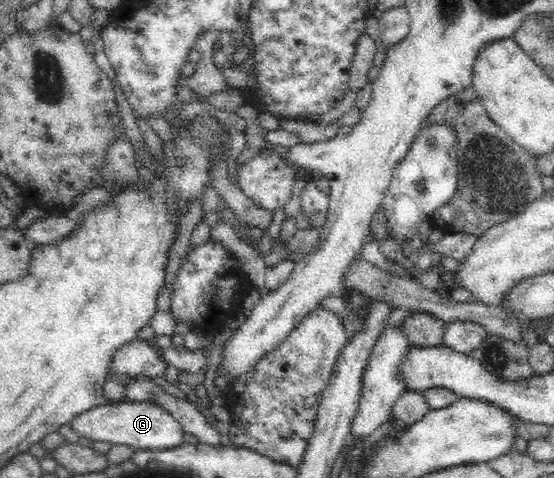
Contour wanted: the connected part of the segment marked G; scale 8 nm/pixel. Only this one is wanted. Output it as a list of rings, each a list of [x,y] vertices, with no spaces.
[[[113,402],[90,407],[70,421],[72,430],[80,438],[91,441],[110,441],[111,444],[130,445],[135,449],[163,450],[177,447],[184,442],[182,427],[177,420],[157,404],[145,402]]]

